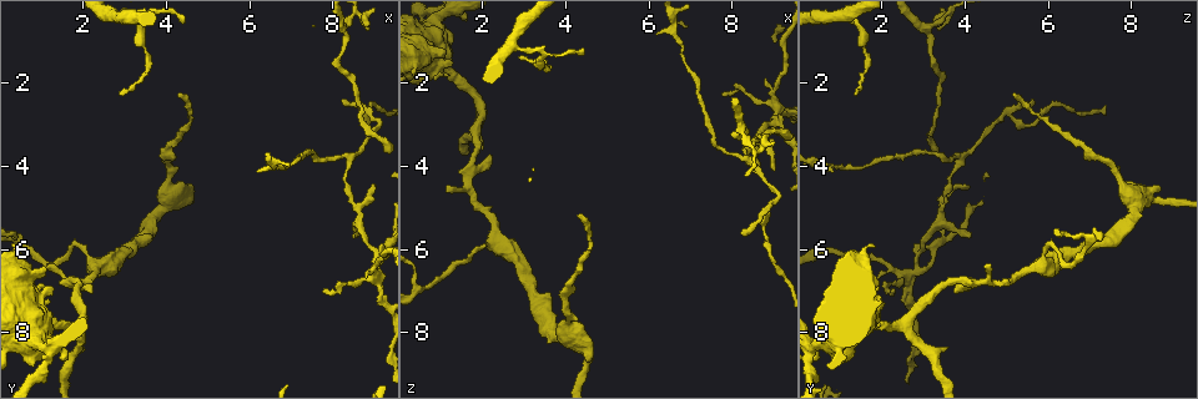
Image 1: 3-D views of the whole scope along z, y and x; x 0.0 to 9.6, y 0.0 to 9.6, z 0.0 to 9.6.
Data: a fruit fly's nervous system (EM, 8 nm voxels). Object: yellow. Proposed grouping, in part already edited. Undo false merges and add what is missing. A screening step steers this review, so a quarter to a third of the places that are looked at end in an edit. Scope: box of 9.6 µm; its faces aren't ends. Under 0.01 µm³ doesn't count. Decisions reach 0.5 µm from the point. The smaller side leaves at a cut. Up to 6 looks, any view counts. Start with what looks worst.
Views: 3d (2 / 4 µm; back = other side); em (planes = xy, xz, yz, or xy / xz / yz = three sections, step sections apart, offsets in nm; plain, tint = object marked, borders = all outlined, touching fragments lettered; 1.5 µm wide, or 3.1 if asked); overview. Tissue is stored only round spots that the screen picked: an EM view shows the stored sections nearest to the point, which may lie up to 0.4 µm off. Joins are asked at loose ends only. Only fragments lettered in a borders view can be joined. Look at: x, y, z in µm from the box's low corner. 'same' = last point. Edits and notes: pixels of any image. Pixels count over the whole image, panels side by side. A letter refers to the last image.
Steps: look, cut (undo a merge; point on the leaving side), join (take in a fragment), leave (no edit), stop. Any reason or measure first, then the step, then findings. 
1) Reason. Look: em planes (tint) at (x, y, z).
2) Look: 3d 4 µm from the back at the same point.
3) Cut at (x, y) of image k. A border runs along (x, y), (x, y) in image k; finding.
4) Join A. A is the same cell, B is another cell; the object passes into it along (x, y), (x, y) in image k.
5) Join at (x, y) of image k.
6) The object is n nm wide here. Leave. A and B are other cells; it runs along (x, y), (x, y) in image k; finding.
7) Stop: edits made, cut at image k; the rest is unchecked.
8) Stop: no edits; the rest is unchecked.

Tapers out. Look: em planes (tint) at (8.90, 0.70, 3.35).

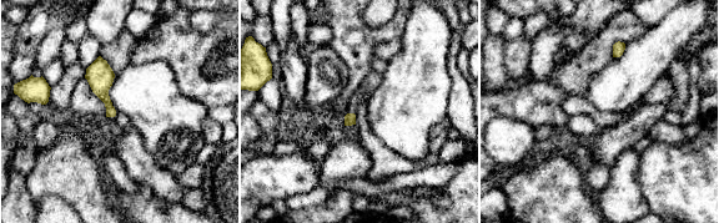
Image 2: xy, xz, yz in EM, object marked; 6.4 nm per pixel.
Look: em planes (borders) at the same point.

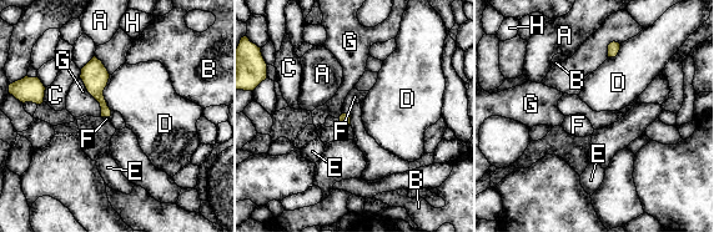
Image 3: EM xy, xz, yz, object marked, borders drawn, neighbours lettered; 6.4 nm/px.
Join at (355, 96) of image 3. F is the same cell, A, B, C, D, E, G and H are other cells; the object passes into it along (345, 119), (346, 114), (355, 96) in image 3; the neuron continues.

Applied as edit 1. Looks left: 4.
An open end. Look: em planes (borders) at (9.00, 4.50, 4.15).

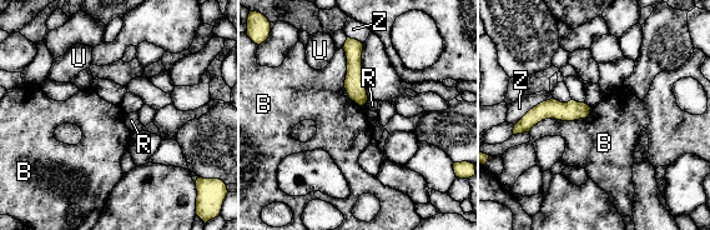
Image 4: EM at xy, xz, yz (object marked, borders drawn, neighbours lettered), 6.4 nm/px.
The object is 120 nm wide here. Leave. B, R, U and Z are other cells; it runs along (587, 109), (543, 110), (524, 125) in image 4; none of them fits.

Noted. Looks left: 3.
Arms part here. Look: em planes (tint) at (8.80, 2.75, 5.10).

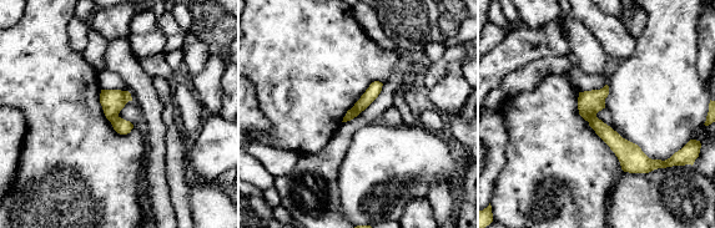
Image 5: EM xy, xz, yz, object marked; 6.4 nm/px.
See the neighbours. Look: em planes (borders) at the same point.

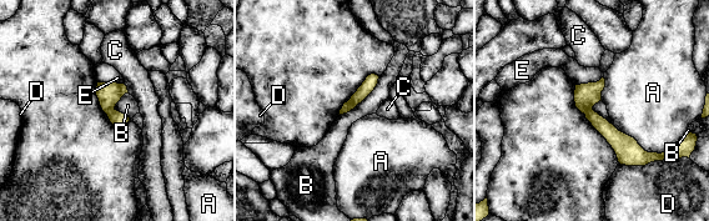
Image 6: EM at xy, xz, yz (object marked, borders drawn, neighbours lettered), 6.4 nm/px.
The longest contact is with A, 420 nm. Leave. A, B, C, D and E are other cells; a border runs along (380, 76), (360, 103), (338, 115) in image 6; continuous, no second neuron.

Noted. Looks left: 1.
Stop: edits made, join at image 3; the rest is unchecked.

